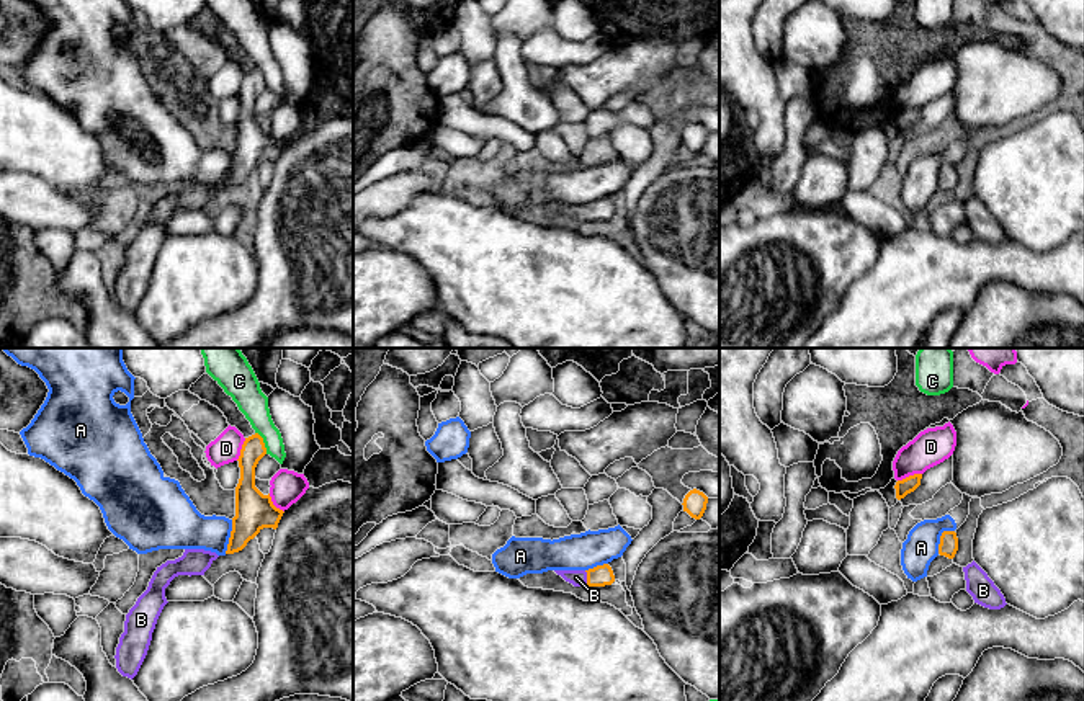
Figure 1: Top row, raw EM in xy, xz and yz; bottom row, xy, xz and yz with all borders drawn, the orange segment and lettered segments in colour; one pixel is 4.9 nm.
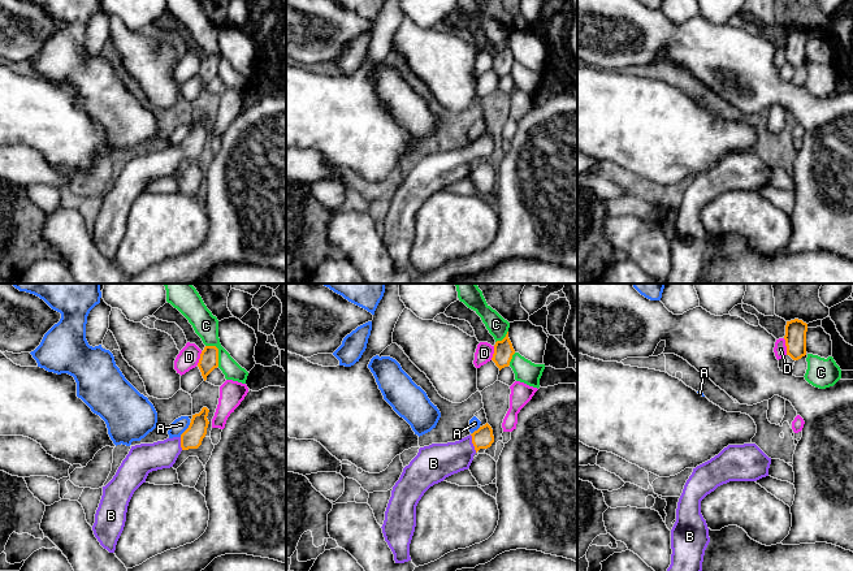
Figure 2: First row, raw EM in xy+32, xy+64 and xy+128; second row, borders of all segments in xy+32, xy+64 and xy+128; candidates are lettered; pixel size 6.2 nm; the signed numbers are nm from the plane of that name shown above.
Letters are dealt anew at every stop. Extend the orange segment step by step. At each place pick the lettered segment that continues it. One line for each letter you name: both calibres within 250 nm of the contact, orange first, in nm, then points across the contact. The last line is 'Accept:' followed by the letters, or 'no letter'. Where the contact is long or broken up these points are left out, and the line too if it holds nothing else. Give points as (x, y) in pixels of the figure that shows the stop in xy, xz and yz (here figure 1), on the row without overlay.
B: 110 nm thick on the orange side, 80 nm on the other; runs through xz (600, 209), (587, 213), (576, 211)
Accept: B

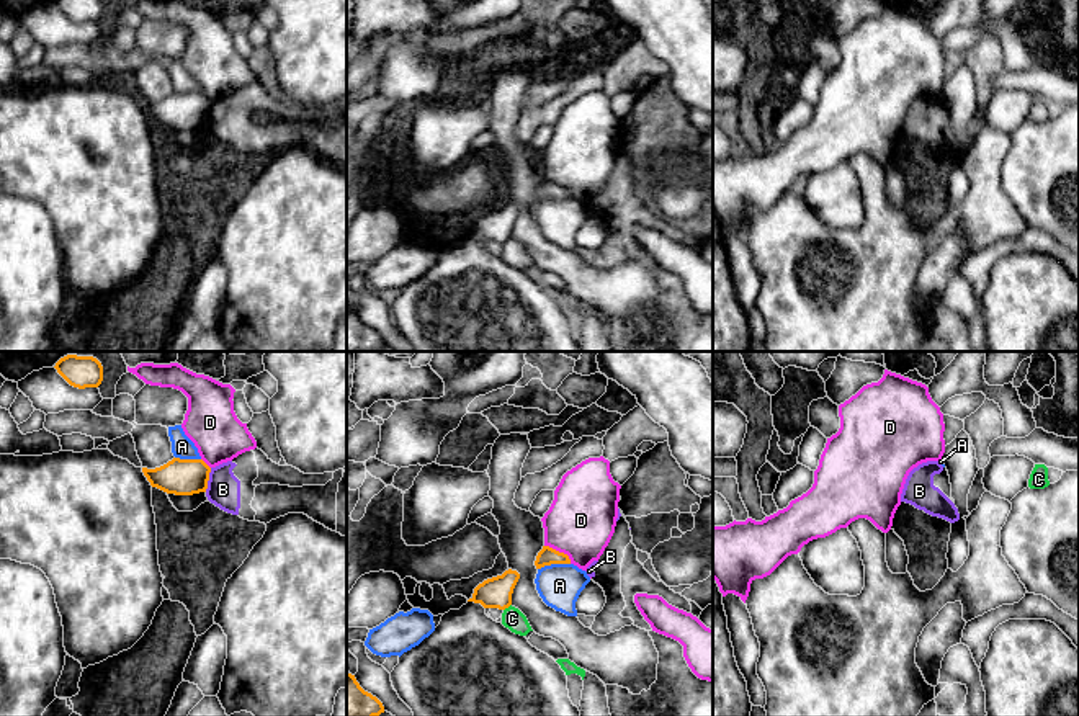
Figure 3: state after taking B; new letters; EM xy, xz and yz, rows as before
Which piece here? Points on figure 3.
Accept: no letter

